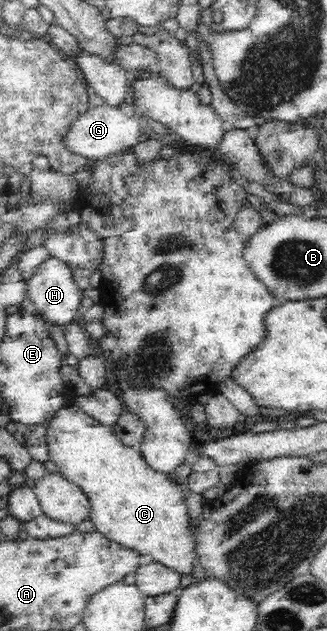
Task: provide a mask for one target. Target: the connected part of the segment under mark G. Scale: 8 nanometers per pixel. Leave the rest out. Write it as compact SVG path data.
M104 105L91 106L90 110L87 110L85 114L71 124L65 143L68 144L68 148L74 154L85 156L91 161L109 159L121 152L126 152L145 139L141 133L141 128L139 128L141 119L137 112L134 116L125 116L117 108L109 108Z

